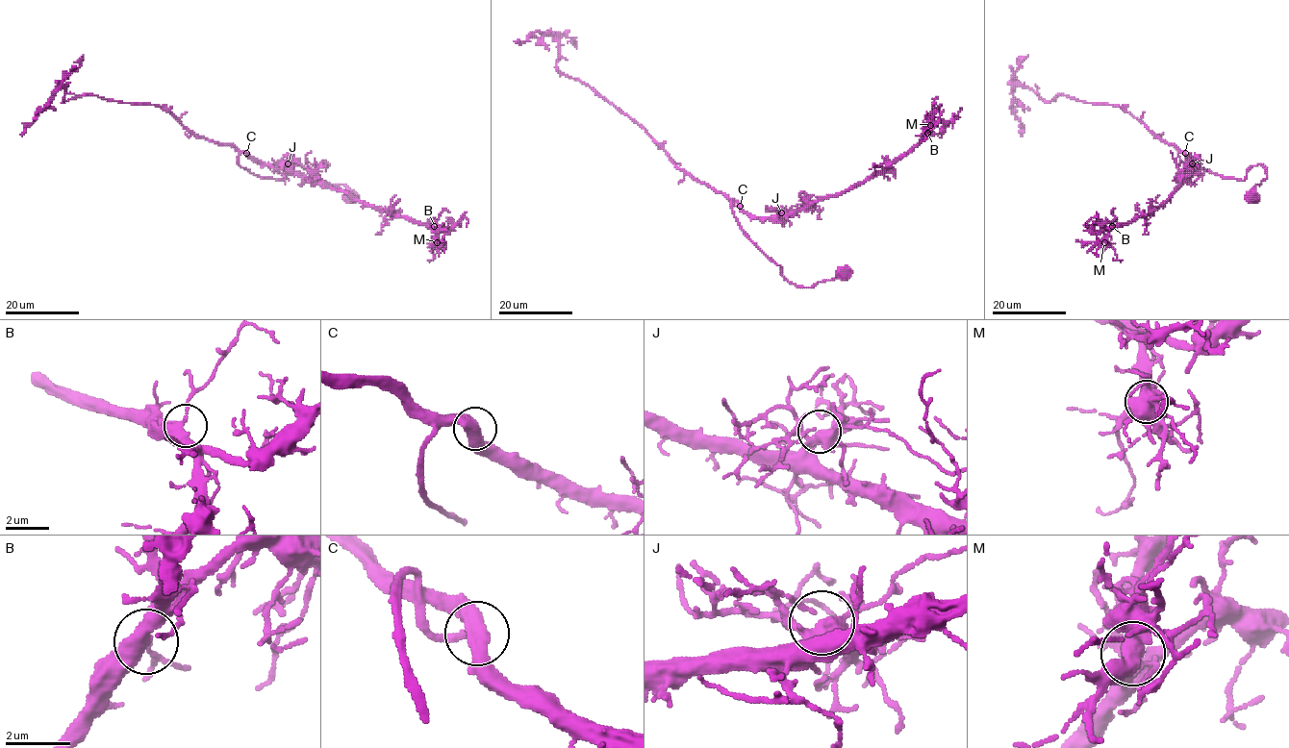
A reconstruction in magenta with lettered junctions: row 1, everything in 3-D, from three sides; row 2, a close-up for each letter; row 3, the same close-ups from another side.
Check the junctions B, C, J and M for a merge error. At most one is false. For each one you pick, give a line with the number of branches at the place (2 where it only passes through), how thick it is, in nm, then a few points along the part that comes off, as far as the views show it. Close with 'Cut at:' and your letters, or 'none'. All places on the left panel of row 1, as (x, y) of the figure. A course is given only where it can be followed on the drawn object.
Cut at: none

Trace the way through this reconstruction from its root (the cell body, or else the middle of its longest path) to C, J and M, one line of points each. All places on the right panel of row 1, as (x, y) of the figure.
C: (1251, 197), (1266, 177), (1261, 164), (1243, 180), (1224, 178), (1185, 164), (1178, 155), (1185, 153)
J: (1251, 197), (1266, 177), (1261, 164), (1238, 180), (1185, 164), (1178, 154), (1192, 163)
M: (1251, 197), (1266, 177), (1261, 164), (1224, 178), (1180, 152), (1197, 164), (1189, 176), (1104, 242)

